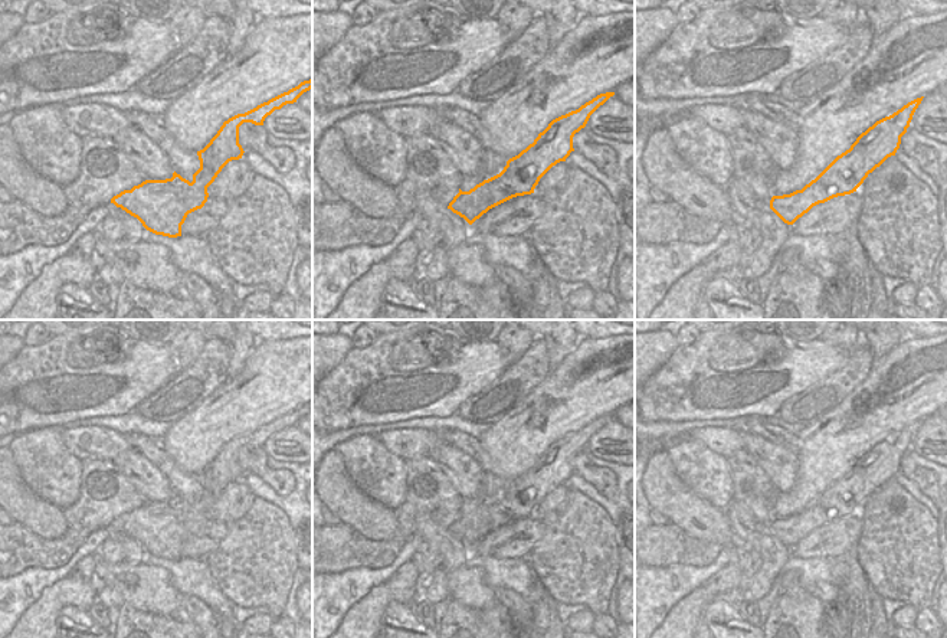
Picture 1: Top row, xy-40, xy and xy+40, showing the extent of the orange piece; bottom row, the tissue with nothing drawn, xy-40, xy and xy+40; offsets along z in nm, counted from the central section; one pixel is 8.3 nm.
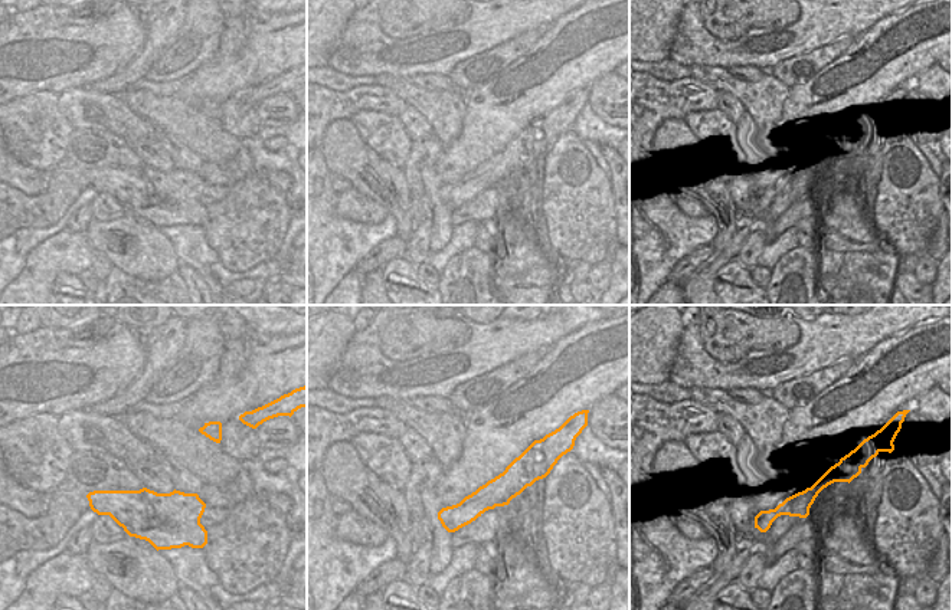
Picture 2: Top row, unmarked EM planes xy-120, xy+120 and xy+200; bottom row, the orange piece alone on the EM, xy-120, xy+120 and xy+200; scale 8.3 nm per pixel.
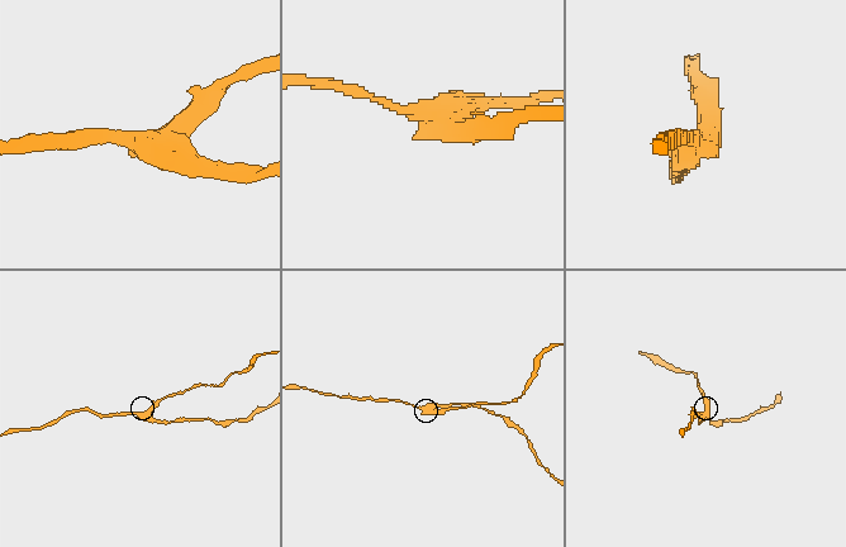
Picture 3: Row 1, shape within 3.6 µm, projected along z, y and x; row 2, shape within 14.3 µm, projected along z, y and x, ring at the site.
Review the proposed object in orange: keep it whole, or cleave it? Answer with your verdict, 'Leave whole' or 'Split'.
Split.

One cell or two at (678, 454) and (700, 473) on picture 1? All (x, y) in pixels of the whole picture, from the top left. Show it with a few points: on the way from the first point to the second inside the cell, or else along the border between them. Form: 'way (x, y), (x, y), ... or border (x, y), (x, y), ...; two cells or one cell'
way (684, 458), (694, 467); one cell

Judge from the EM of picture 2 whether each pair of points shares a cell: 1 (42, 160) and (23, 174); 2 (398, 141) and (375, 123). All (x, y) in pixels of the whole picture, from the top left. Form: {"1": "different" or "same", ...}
{"1": "different", "2": "same"}

